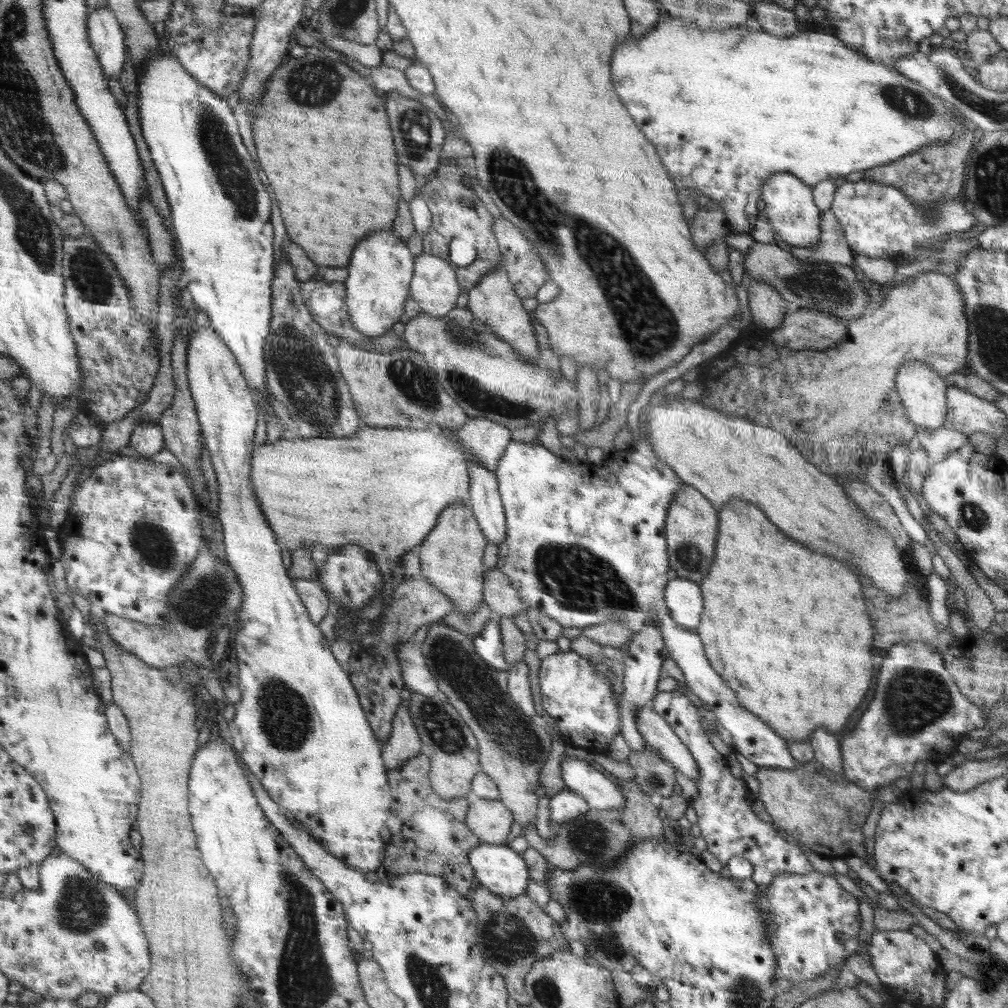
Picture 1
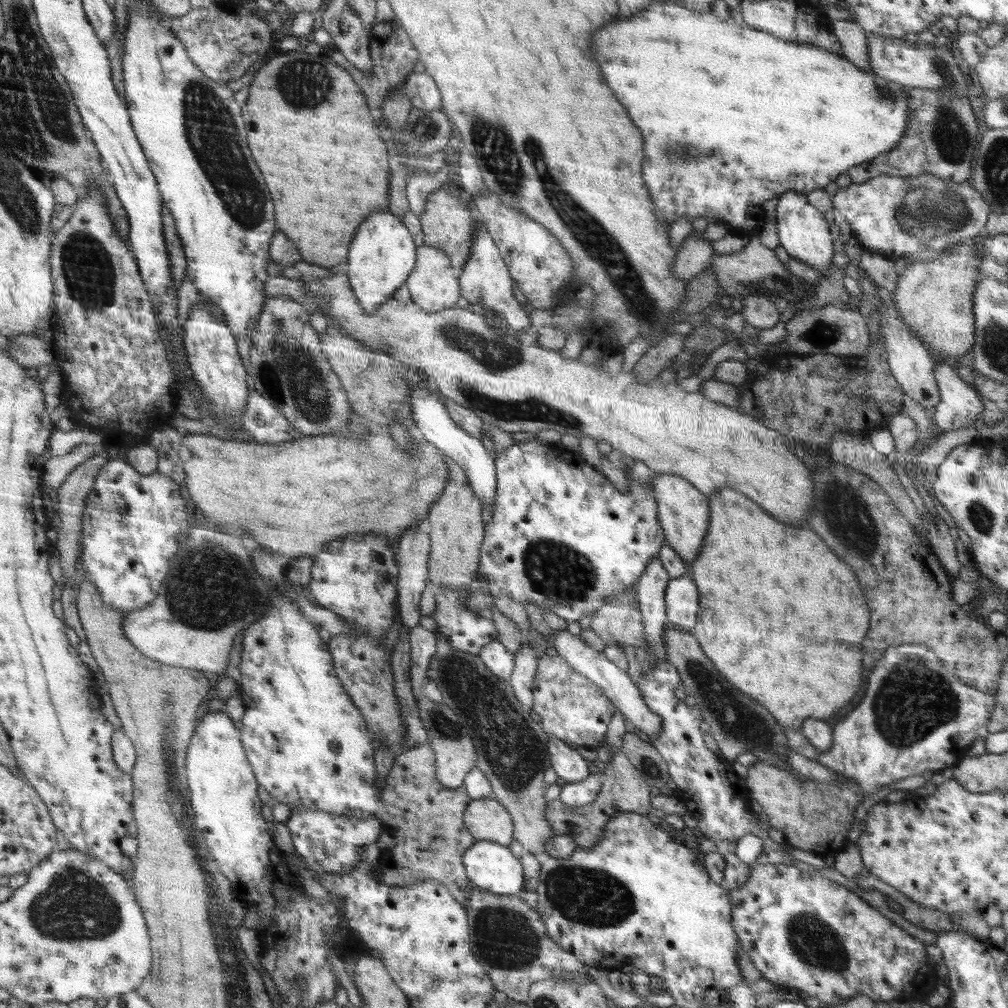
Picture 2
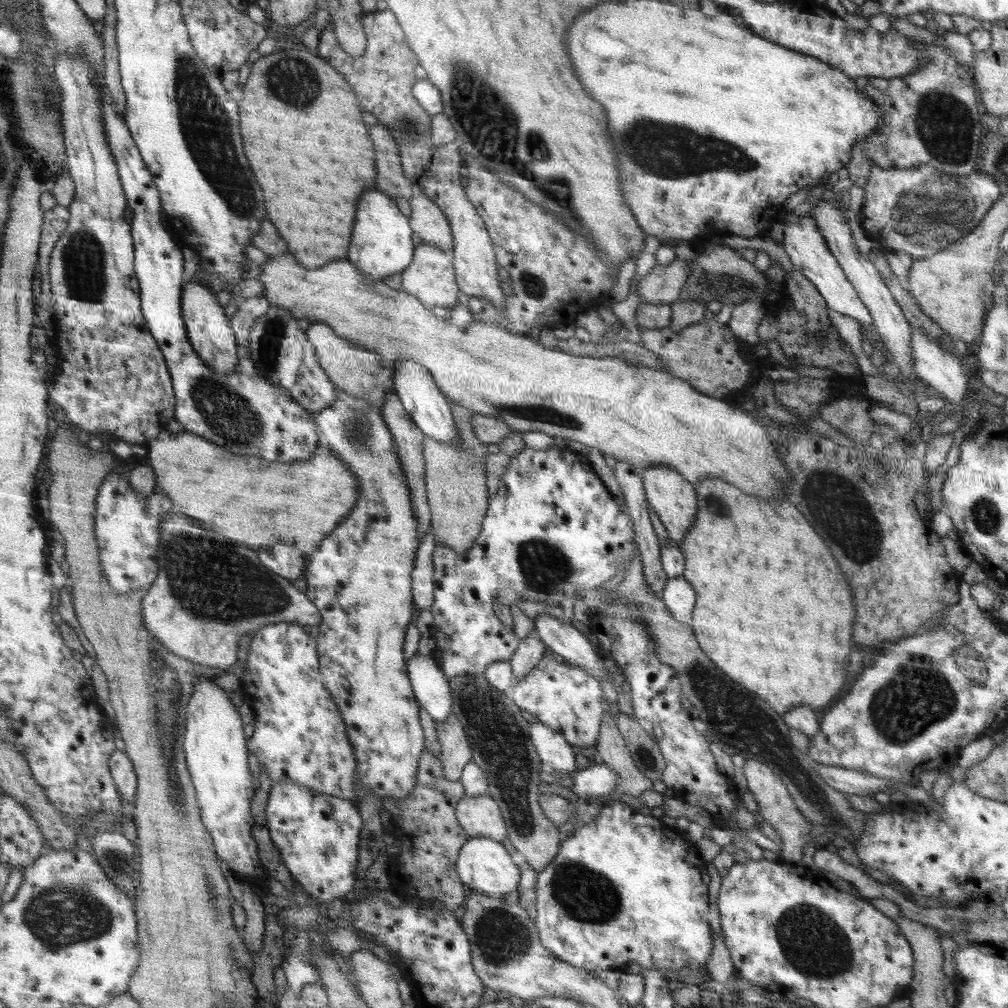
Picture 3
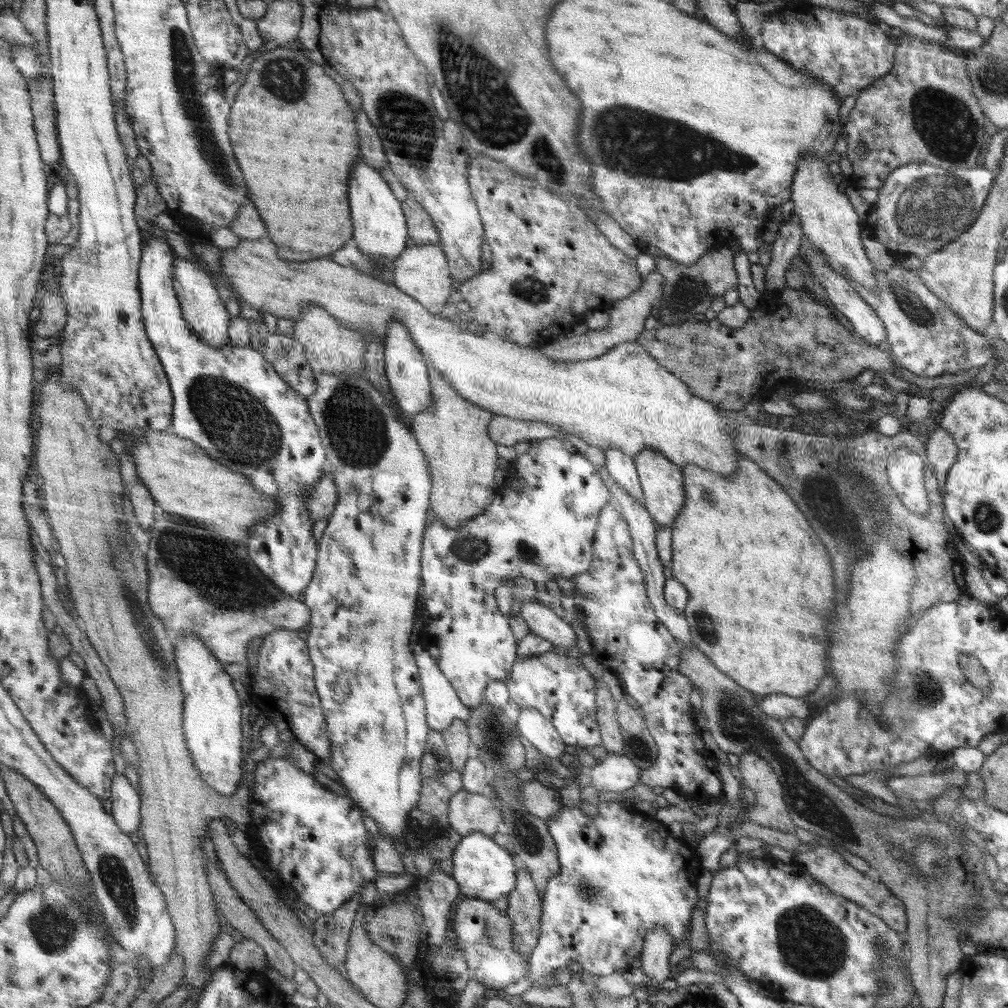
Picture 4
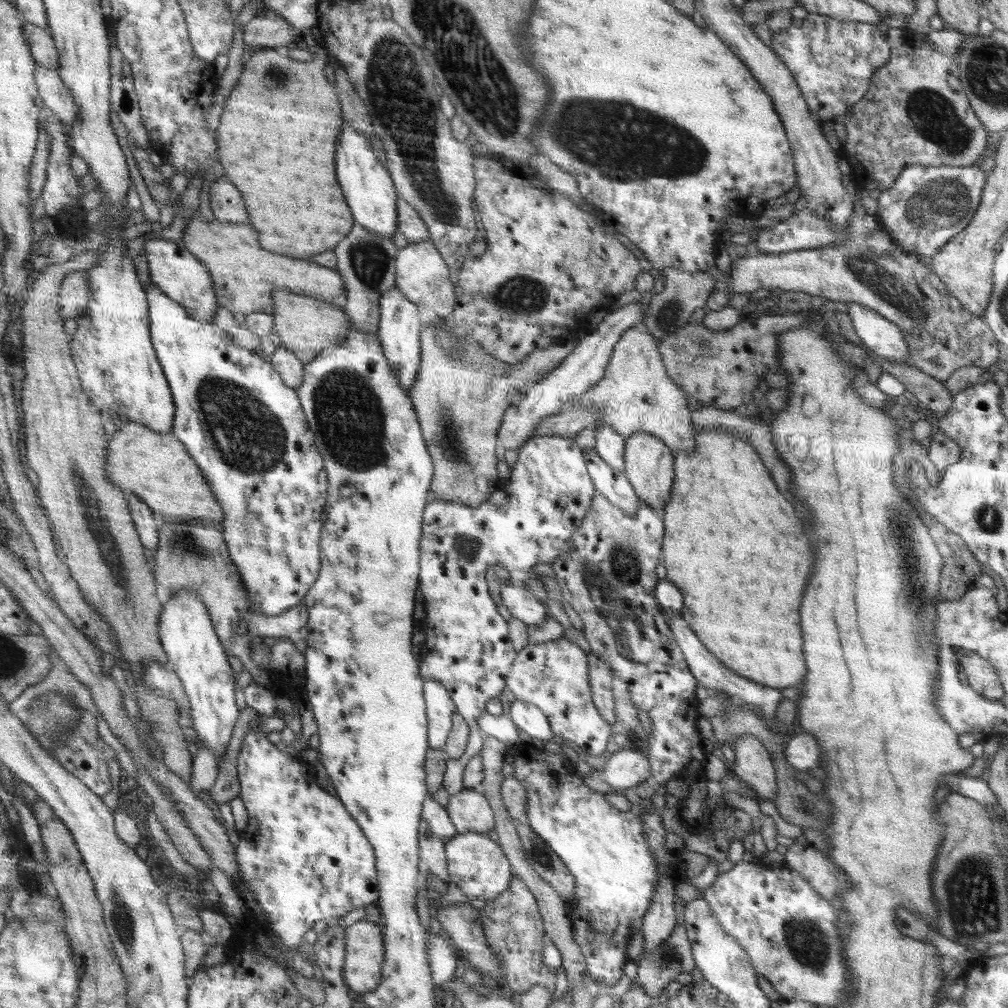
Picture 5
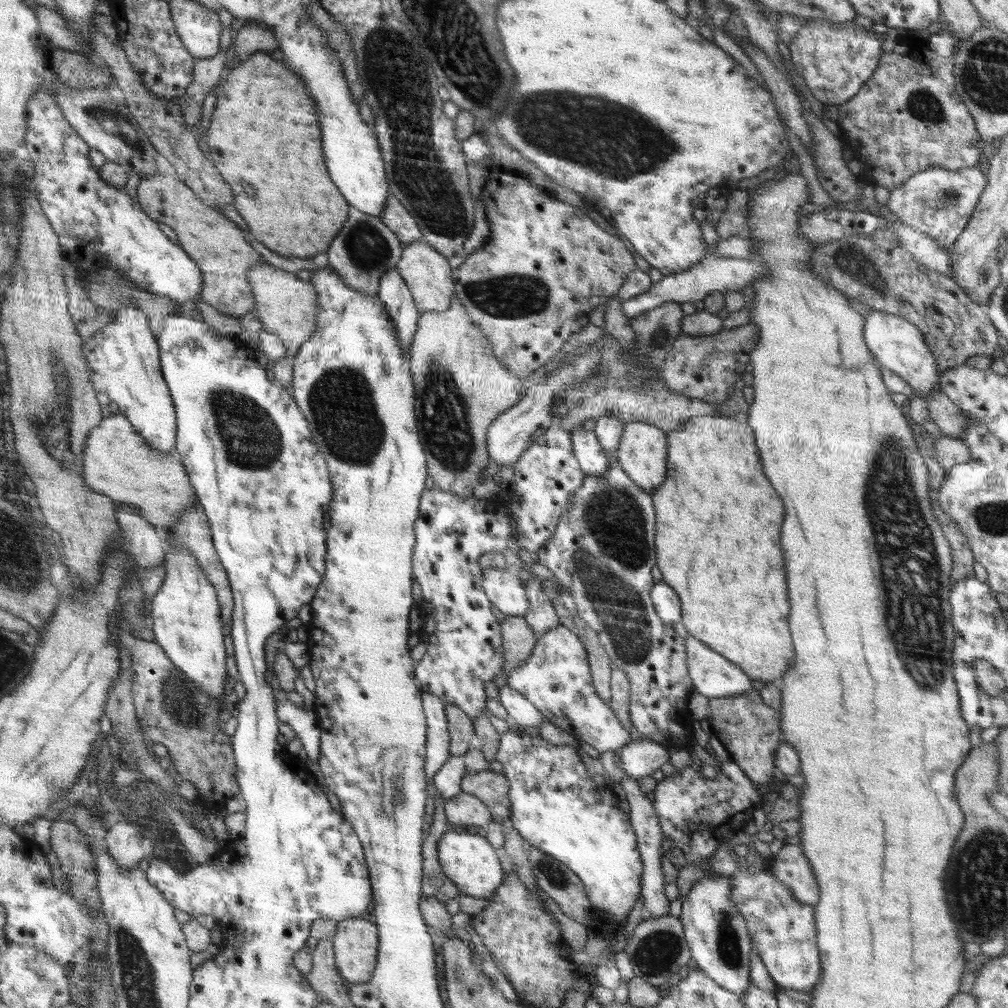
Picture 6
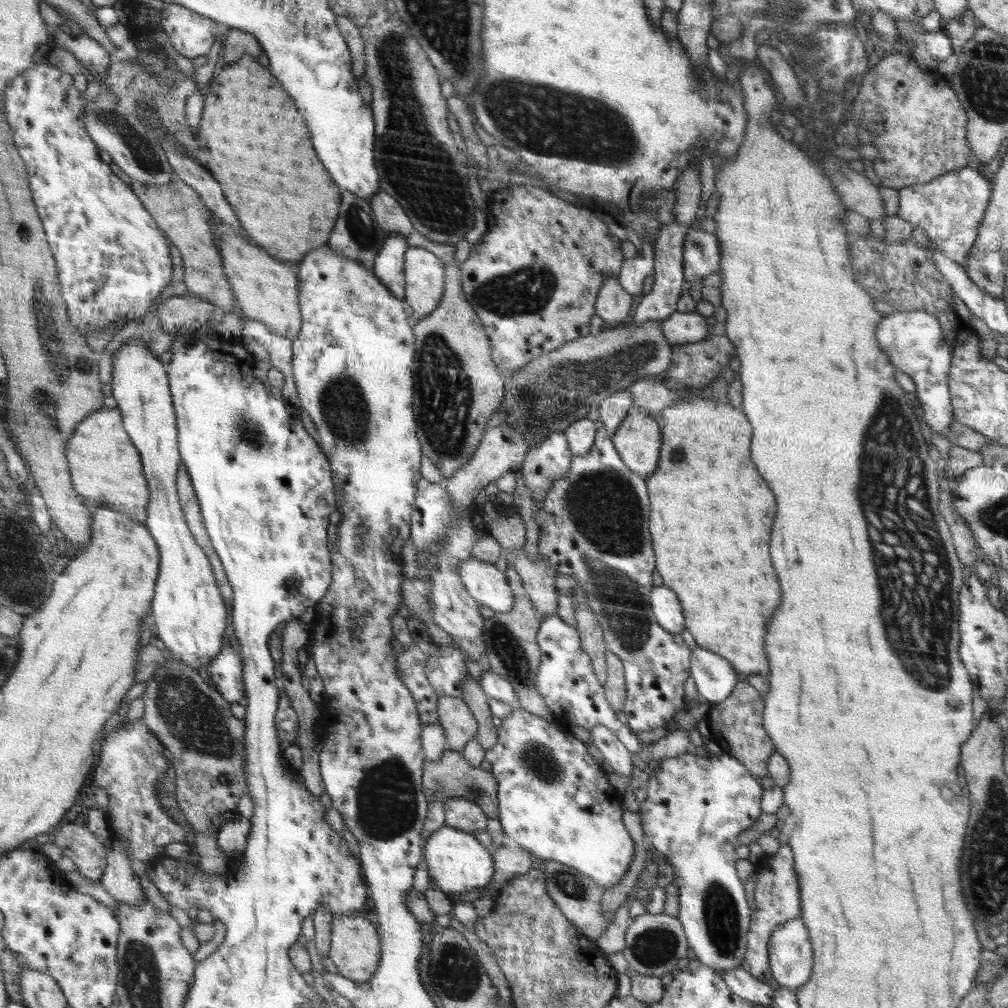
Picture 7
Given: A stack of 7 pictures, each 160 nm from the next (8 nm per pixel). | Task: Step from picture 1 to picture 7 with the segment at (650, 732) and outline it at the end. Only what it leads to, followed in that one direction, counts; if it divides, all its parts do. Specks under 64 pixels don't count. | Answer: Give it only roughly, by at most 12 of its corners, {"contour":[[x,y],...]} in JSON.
{"contour":[[472,556],[461,562],[465,589],[480,605],[508,612],[506,573]]}

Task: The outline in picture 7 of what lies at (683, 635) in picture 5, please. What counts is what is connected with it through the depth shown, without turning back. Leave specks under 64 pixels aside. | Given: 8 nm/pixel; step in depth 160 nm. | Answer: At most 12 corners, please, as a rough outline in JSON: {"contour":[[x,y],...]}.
{"contour":[[698,646],[690,677],[698,696],[713,704],[728,698],[738,672],[719,654]]}

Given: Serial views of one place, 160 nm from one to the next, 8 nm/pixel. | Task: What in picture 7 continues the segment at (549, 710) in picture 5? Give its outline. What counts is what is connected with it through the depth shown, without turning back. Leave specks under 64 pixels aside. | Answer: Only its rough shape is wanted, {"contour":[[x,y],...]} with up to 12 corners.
{"contour":[[576,627],[538,632],[534,686],[558,718],[606,725],[630,753],[643,742],[604,700]]}

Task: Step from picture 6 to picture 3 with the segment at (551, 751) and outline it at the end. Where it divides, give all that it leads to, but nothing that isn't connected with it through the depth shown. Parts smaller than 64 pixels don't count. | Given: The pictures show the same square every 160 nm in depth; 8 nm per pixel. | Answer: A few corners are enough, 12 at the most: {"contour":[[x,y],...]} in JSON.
{"contour":[[620,800],[538,876],[541,944],[709,978],[698,847]]}

